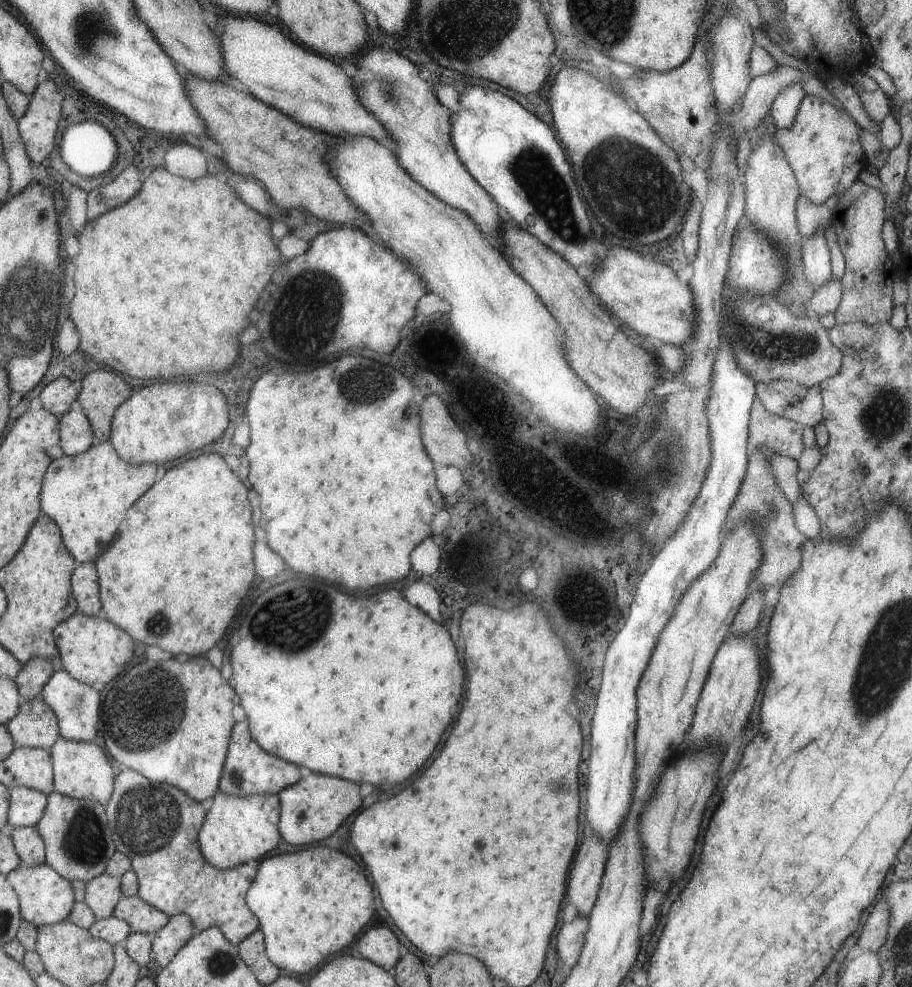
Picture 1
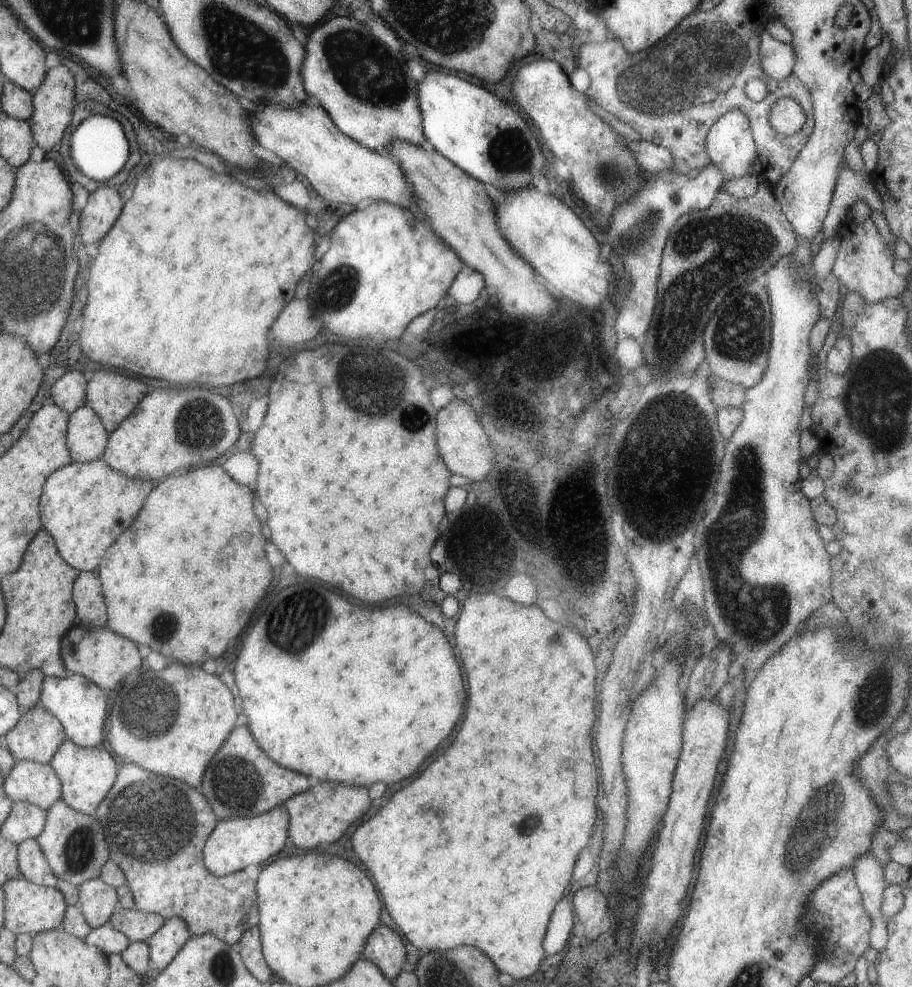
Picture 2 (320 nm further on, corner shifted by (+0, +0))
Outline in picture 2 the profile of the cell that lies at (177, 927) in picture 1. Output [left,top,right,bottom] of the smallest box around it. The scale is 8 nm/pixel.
[145,918,190,970]

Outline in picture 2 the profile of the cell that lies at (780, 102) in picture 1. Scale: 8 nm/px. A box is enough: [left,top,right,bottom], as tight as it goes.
[758,29,795,80]

